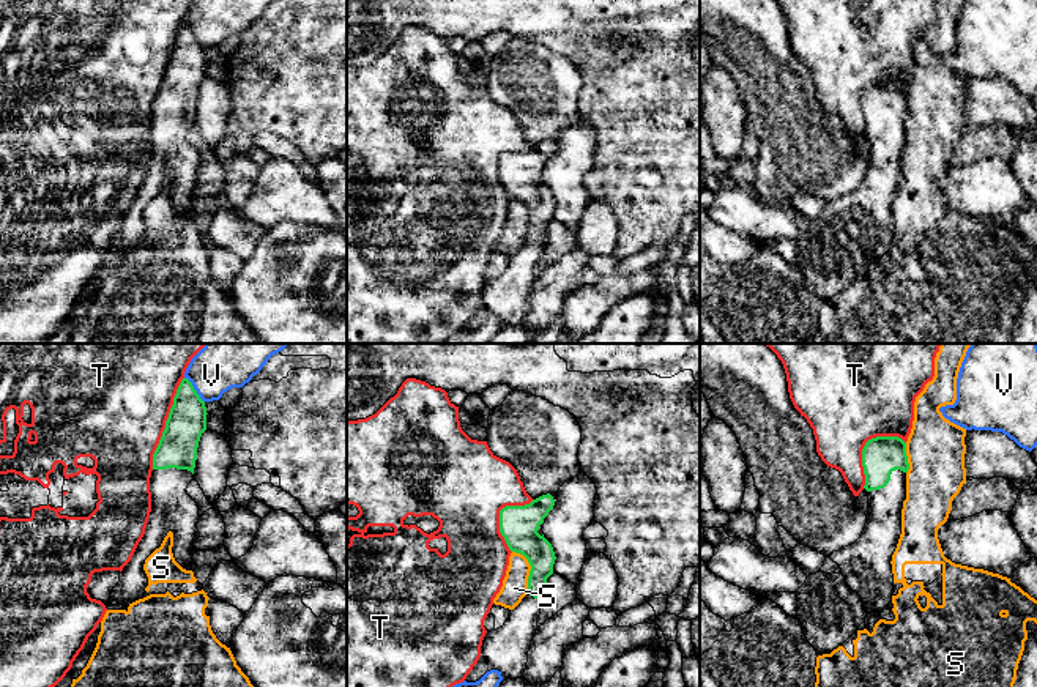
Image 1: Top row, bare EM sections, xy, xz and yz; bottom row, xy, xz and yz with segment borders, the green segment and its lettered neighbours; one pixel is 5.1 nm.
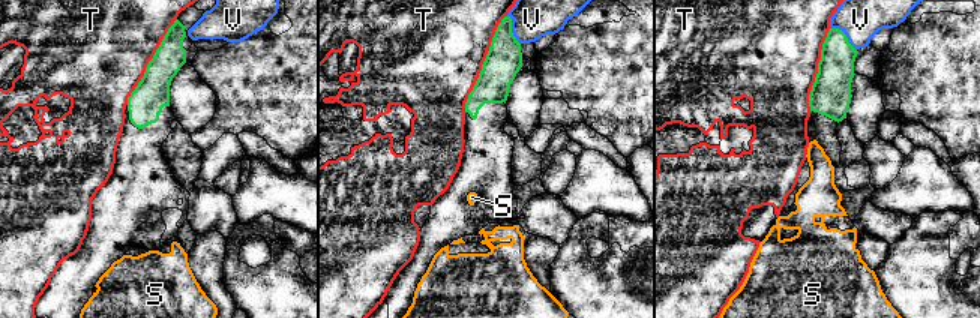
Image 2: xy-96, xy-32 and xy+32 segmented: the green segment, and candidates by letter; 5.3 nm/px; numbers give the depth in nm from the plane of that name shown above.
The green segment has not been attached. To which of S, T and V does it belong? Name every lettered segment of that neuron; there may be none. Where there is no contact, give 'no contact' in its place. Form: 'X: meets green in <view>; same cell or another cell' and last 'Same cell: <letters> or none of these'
S: meets green in xz; another cell
T: meets green in xy; another cell
V: meets green in xy; another cell
Same cell: none of these

